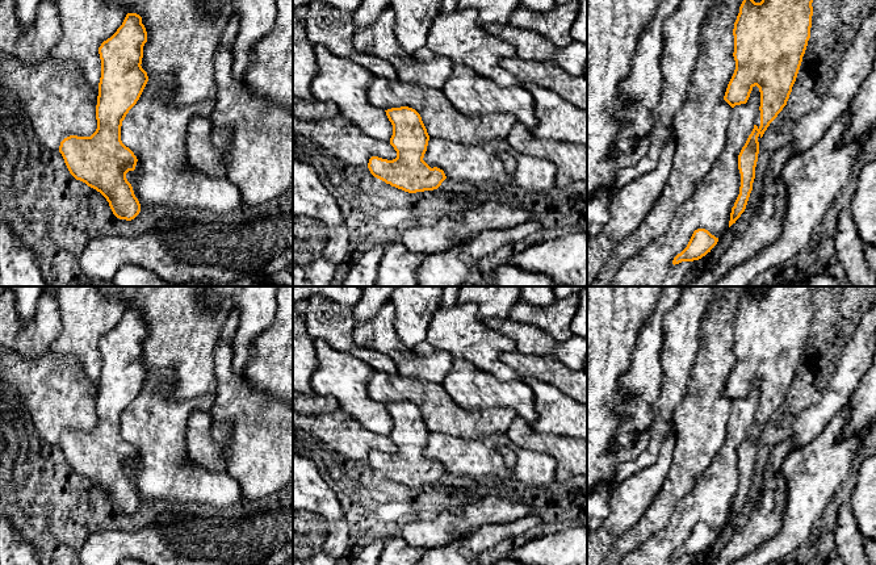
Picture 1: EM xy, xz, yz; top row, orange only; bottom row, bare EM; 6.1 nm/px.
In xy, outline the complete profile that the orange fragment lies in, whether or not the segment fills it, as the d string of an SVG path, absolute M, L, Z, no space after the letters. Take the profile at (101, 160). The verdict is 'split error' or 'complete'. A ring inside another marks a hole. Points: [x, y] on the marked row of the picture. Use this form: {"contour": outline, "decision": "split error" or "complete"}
{"contour": "M127 13L117 32L99 47L101 78L96 131L91 137L70 135L59 146L70 173L100 192L113 214L126 221L139 214L141 204L126 179L138 159L122 143L121 126L148 81L141 66L146 42L142 17Z", "decision": "complete"}

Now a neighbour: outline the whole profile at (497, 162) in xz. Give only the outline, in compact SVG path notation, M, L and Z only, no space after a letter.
M429 138L423 160L460 183L494 183L545 193L556 187L556 166L517 152L507 141L458 143Z

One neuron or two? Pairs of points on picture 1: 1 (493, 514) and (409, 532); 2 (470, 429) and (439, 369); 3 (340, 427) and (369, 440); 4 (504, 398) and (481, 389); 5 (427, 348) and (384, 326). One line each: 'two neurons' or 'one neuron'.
1: one neuron
2: two neurons
3: one neuron
4: one neuron
5: two neurons

